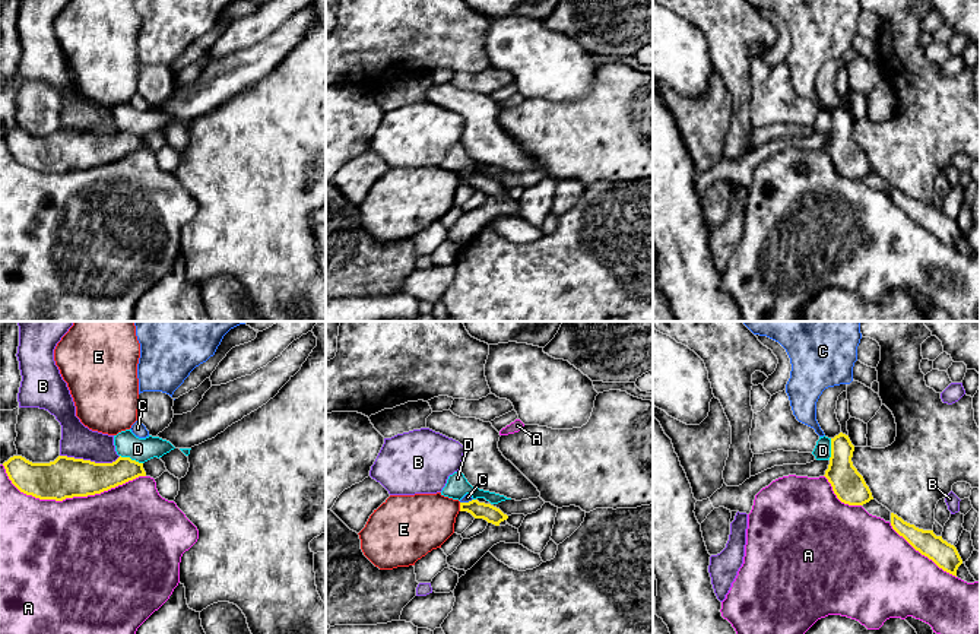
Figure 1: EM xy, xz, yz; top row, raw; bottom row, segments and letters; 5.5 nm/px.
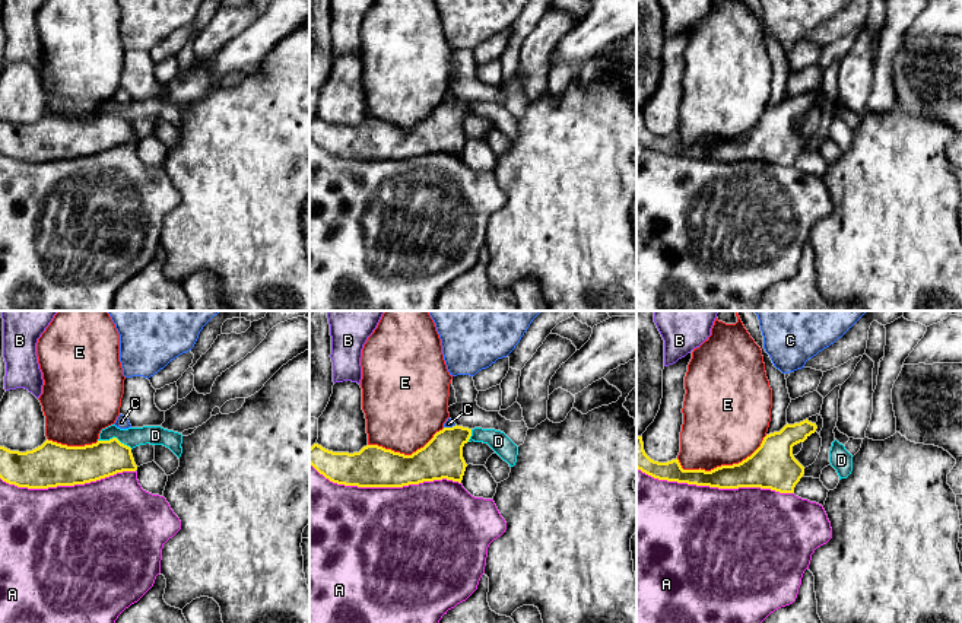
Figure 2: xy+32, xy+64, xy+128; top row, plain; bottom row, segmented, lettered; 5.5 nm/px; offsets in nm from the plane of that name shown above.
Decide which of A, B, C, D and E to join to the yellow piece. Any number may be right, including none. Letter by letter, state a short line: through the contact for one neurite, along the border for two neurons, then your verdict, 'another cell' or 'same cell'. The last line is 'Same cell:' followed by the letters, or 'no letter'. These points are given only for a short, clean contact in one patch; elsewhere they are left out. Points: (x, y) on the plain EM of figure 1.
A: another cell
B: another cell
C: line xz (472, 171), (460, 176); another cell
D: line xy (120, 127), (142, 136); another cell
E: another cell
Same cell: no letter

